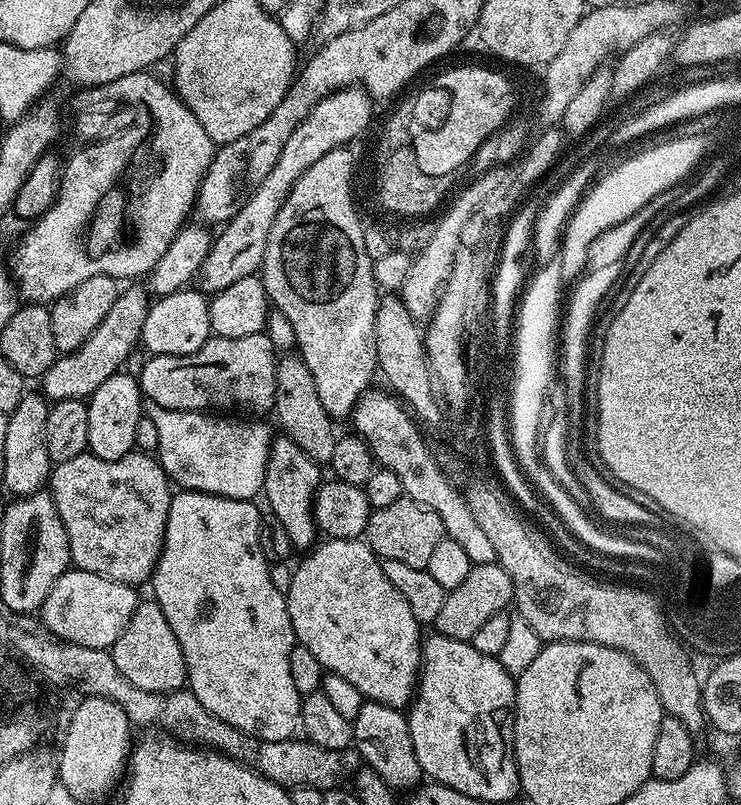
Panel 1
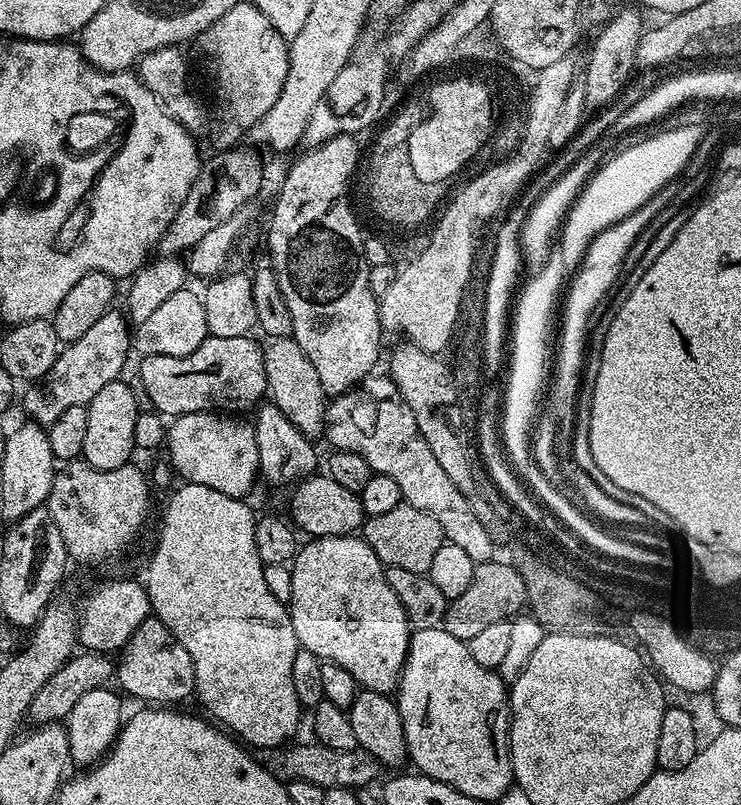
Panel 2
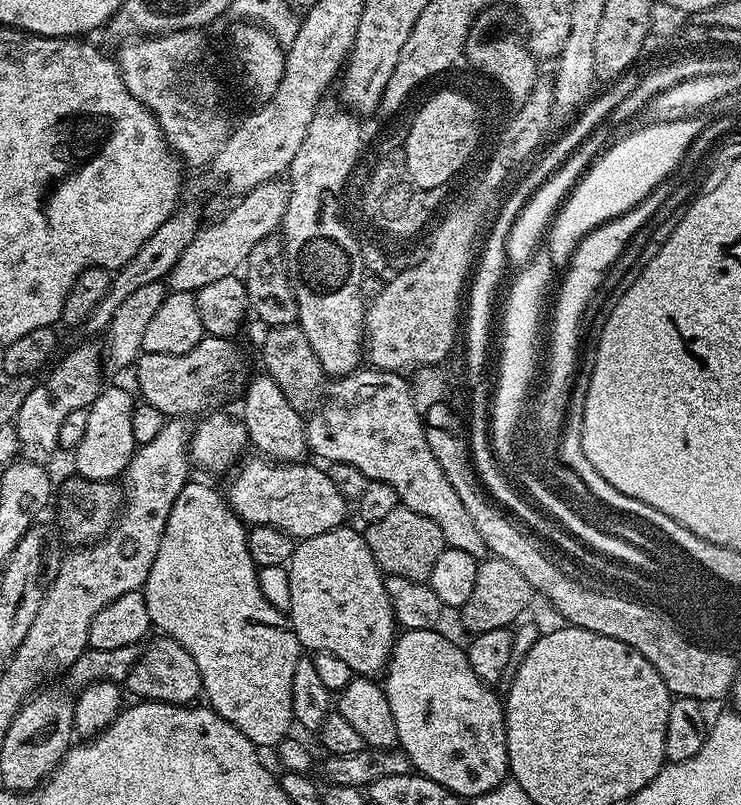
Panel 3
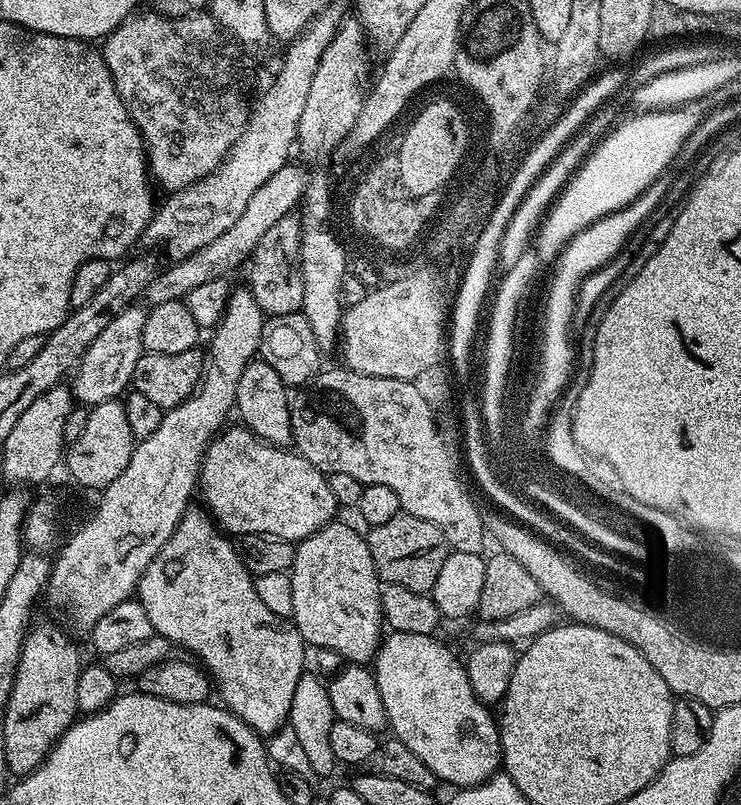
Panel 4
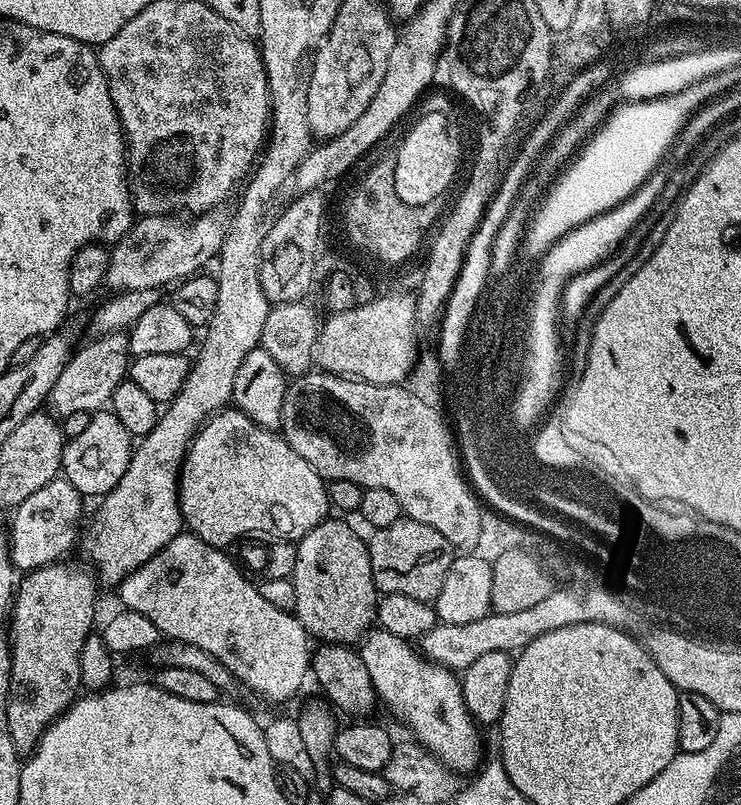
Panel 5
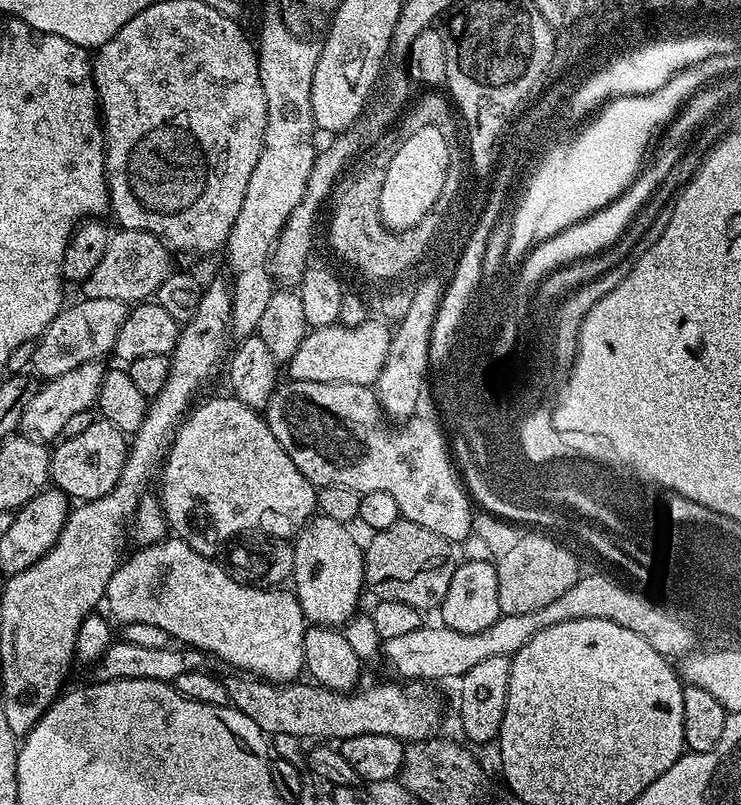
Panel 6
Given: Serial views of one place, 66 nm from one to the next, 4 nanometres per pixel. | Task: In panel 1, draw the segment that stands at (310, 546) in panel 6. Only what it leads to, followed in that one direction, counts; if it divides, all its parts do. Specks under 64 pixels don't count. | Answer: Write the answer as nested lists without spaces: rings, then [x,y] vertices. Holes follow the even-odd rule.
[[[325,539],[305,556],[308,557],[300,565],[295,565],[290,590],[286,593],[297,645],[310,650],[325,673],[341,676],[354,691],[361,692],[364,700],[407,709],[416,695],[422,667],[422,626],[414,618],[406,598],[386,578],[380,557],[373,554],[363,539]]]

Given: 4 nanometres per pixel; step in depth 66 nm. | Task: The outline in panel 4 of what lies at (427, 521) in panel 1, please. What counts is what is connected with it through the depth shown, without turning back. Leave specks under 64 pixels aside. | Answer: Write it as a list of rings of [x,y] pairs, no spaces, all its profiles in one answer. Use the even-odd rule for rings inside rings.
[[[401,510],[390,522],[382,526],[368,528],[366,532],[370,558],[374,558],[376,575],[384,584],[406,586],[406,590],[431,593],[434,581],[442,570],[450,551],[442,530],[423,518],[414,518],[414,514]]]

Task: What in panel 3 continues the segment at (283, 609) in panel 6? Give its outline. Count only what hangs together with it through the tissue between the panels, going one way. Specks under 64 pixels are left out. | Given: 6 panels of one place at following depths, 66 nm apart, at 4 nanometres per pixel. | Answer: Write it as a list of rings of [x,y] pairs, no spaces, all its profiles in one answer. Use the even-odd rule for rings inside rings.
[[[189,482],[178,494],[174,500],[174,510],[170,510],[170,518],[166,520],[166,530],[162,534],[162,546],[158,546],[158,558],[154,558],[154,566],[150,566],[150,574],[146,578],[142,589],[146,610],[152,619],[152,628],[157,633],[169,636],[174,642],[178,642],[198,662],[198,674],[202,674],[202,686],[204,687],[202,696],[206,701],[207,707],[213,712],[217,712],[226,722],[230,722],[250,742],[259,746],[261,749],[276,746],[280,744],[285,737],[292,732],[294,728],[294,719],[291,710],[291,686],[293,685],[294,670],[297,669],[298,662],[302,657],[302,645],[295,632],[292,631],[292,625],[285,613],[266,602],[266,594],[258,586],[257,566],[250,558],[248,549],[248,528],[243,520],[232,511],[228,505],[227,499],[216,488],[211,488],[208,484],[196,484]]]

